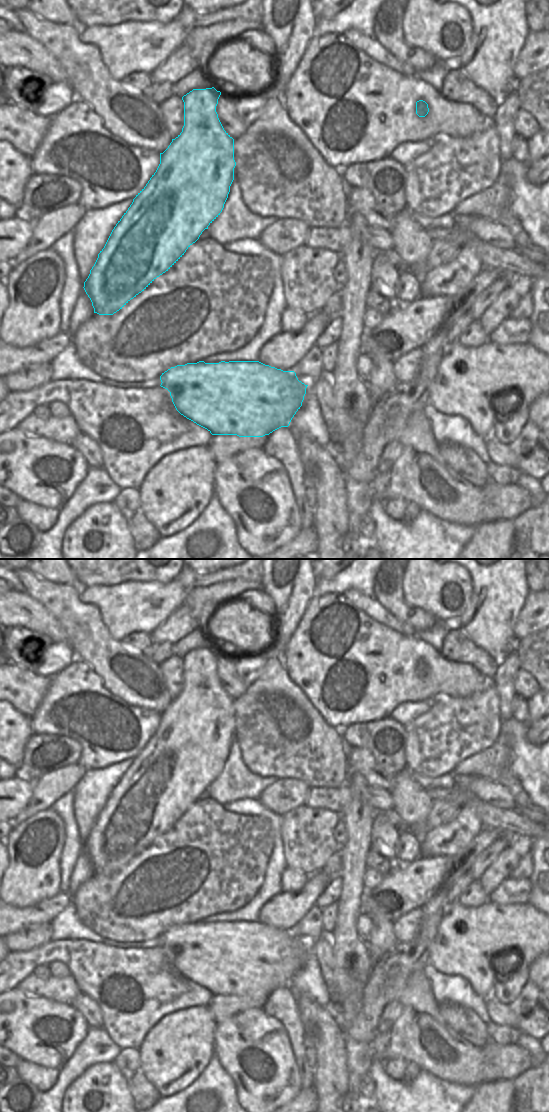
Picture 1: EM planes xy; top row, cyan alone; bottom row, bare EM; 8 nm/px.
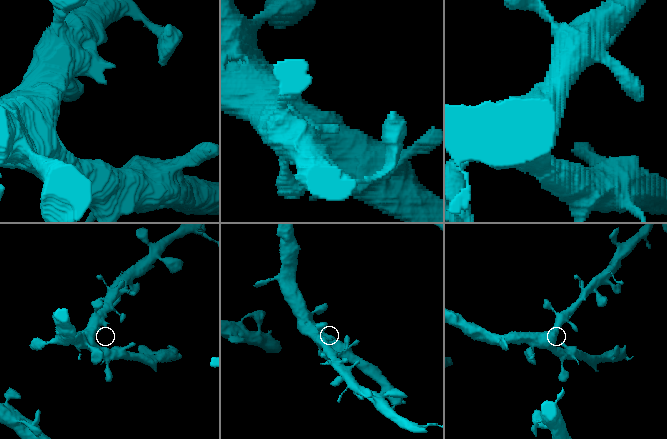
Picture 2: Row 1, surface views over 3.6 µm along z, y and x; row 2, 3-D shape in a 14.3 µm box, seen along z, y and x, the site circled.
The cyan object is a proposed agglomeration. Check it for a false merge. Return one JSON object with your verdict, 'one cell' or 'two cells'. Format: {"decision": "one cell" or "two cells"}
{"decision": "one cell"}

